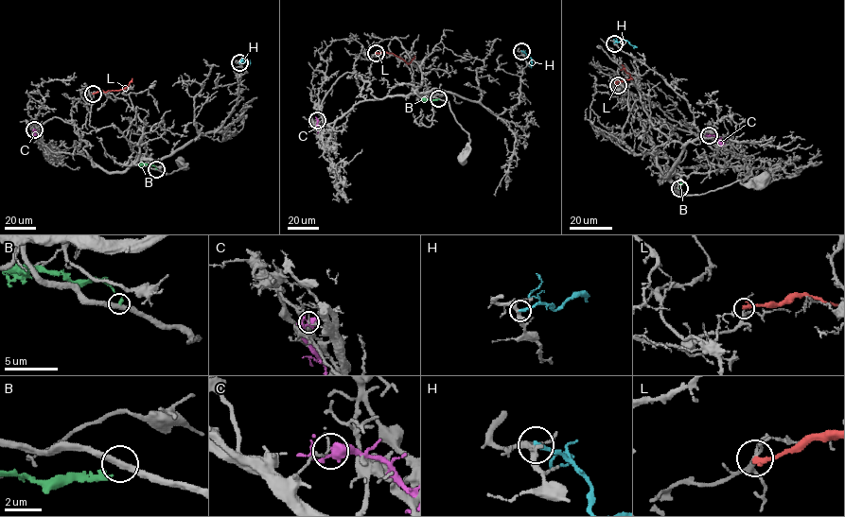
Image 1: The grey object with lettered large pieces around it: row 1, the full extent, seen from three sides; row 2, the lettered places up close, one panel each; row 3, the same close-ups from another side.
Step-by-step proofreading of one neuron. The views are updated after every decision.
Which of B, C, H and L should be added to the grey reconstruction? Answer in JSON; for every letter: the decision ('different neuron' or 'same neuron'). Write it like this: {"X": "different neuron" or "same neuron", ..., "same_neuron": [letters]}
{"B": "different neuron", "C": "different neuron", "H": "different neuron", "L": "different neuron", "same_neuron": []}

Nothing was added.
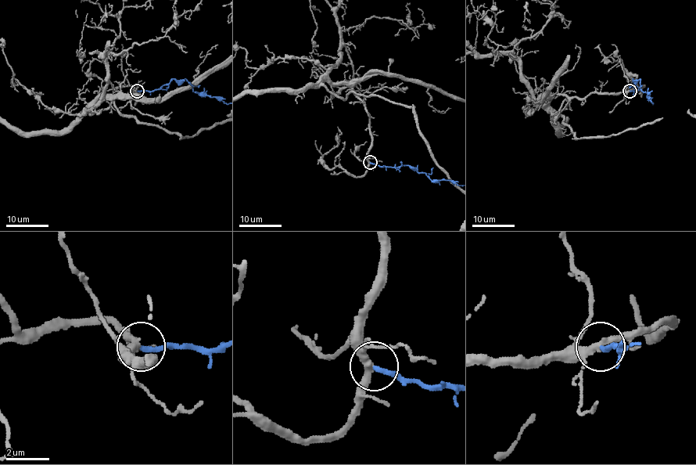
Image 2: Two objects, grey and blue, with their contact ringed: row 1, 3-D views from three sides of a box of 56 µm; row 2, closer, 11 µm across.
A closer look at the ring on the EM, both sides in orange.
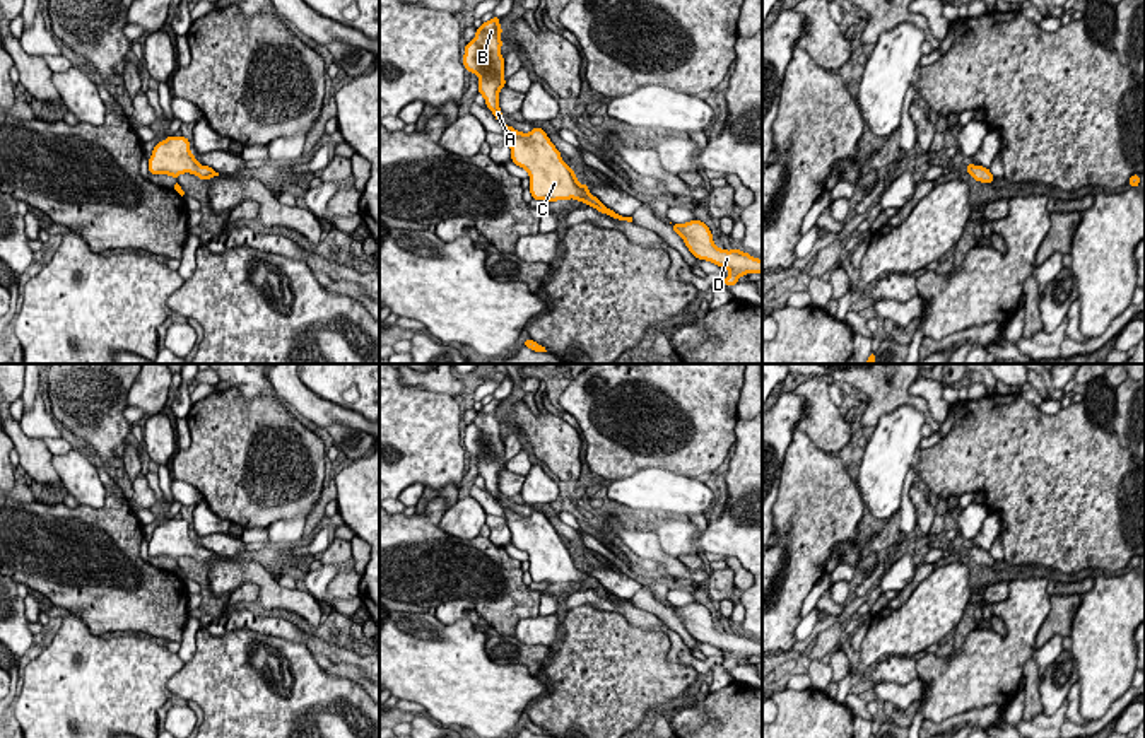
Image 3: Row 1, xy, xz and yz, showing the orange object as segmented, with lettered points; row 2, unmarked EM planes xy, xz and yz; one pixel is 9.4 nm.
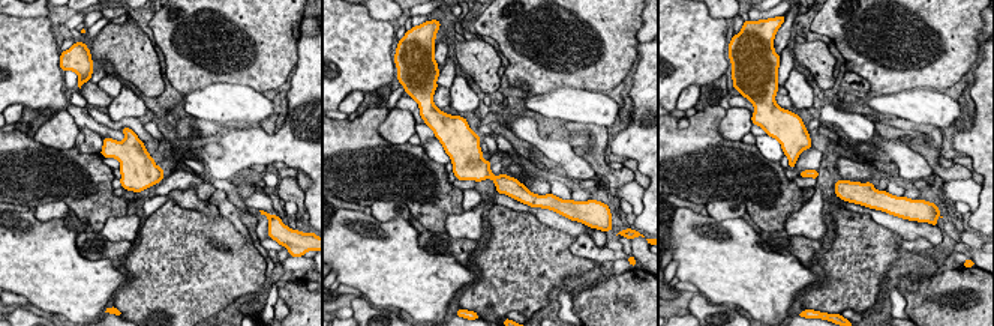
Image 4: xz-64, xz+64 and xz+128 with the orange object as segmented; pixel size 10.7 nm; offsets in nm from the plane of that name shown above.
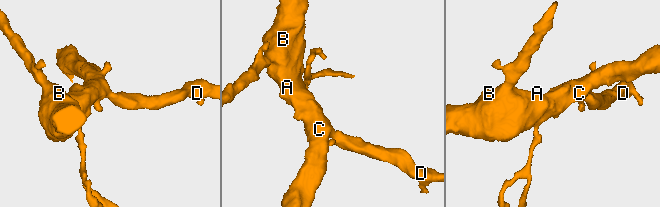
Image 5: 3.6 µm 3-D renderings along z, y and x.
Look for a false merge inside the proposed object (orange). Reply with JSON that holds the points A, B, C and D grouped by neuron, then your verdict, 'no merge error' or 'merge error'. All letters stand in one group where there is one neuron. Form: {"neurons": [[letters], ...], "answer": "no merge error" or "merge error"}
{"neurons": [["A", "B", "C", "D"]], "answer": "no merge error"}

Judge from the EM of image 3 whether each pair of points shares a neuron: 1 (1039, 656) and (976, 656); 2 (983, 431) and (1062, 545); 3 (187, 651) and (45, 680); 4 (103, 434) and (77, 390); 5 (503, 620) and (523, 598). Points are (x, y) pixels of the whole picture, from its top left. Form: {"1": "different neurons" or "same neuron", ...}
{"1": "different neurons", "2": "same neuron", "3": "different neurons", "4": "same neuron", "5": "same neuron"}

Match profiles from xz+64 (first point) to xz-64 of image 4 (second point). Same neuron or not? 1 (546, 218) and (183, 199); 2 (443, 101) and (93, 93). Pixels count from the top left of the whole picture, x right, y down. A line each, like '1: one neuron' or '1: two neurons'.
1: one neuron
2: one neuron

